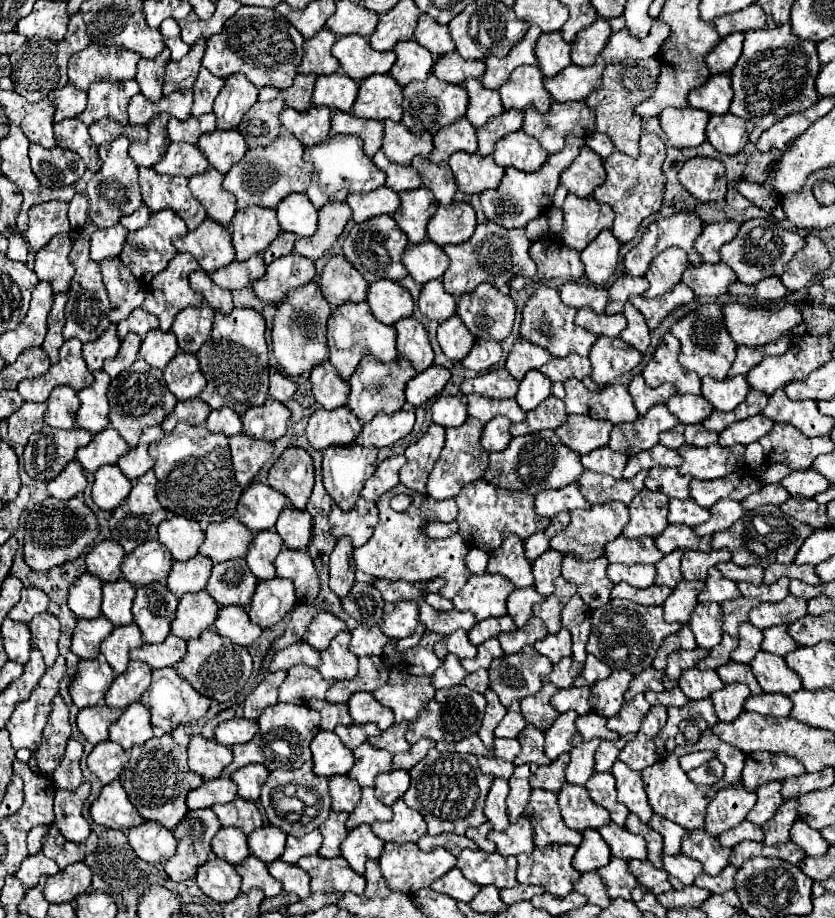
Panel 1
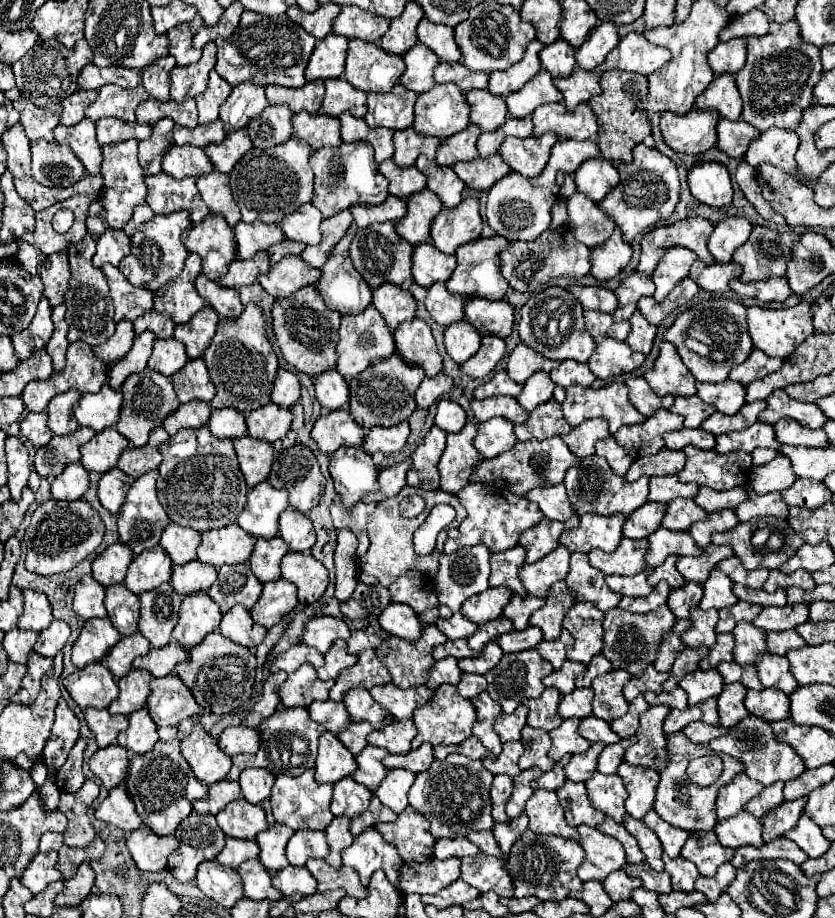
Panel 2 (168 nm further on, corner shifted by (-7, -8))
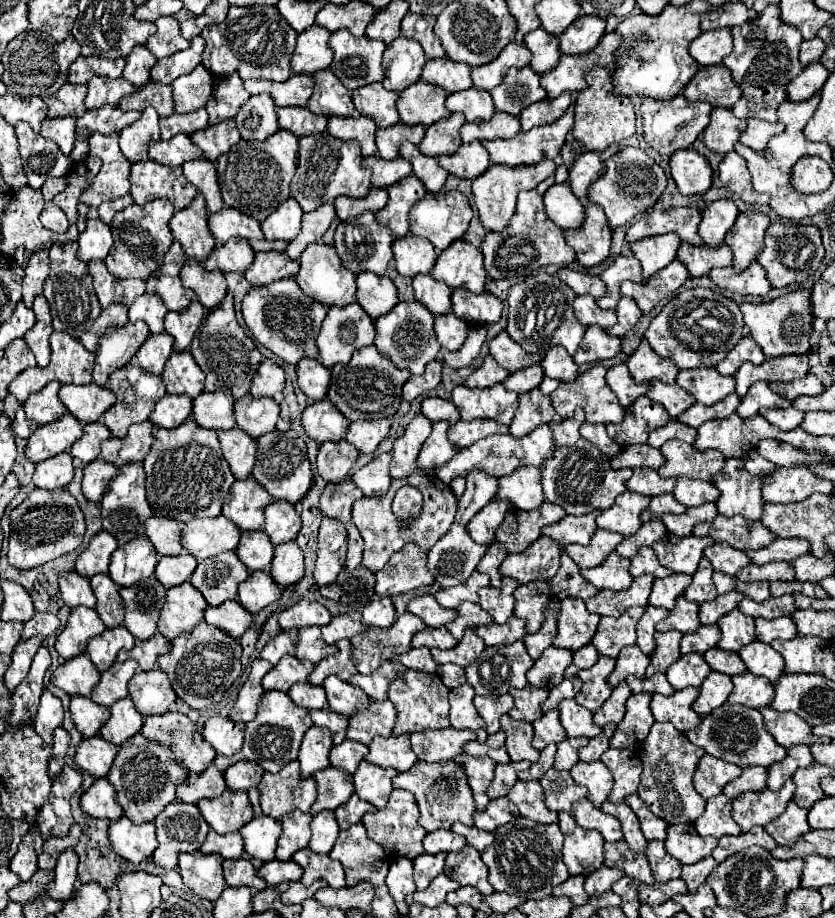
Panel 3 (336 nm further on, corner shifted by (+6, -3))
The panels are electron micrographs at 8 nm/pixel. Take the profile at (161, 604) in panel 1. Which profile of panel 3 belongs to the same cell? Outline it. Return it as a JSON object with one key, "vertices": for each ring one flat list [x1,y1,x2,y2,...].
{"vertices":[[154,578,140,580,136,586,120,588,124,602,124,628,138,640,148,640,156,632,156,622,164,604,166,588]]}

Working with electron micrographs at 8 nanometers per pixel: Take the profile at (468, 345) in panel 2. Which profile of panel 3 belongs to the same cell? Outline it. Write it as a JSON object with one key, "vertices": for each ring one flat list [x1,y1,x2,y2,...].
{"vertices":[[452,312,436,316,434,322,434,330,436,330,436,338,442,344,442,348,456,352,468,334,468,324,462,322,462,318,454,318]]}

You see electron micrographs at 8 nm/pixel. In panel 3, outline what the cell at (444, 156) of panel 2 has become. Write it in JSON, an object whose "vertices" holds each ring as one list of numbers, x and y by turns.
{"vertices":[[452,114,444,118,438,124,432,124,426,128,426,136,418,144,422,154,426,156,438,156,438,154,454,154,462,140,460,140,460,128,466,122,462,114]]}

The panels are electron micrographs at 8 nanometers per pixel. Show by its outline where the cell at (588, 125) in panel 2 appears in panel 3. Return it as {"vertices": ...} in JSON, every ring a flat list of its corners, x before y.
{"vertices":[[564,92,558,98,544,98,540,102,534,102,520,114,522,132,528,132,542,124,556,122,568,106,570,106,570,92]]}

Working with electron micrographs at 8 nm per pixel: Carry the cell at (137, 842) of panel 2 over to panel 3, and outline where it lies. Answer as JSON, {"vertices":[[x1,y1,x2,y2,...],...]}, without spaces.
{"vertices":[[126,816,110,822,108,838,114,852,132,864,138,864,144,858,152,856,152,852,158,848,154,822,134,824]]}

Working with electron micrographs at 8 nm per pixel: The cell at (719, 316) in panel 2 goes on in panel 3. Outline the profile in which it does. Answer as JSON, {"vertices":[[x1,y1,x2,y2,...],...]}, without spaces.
{"vertices":[[692,288,674,296,650,322,644,336,658,356,674,360,676,366,684,370,716,366,738,344,742,338,742,328,742,312,734,300,708,288]]}

